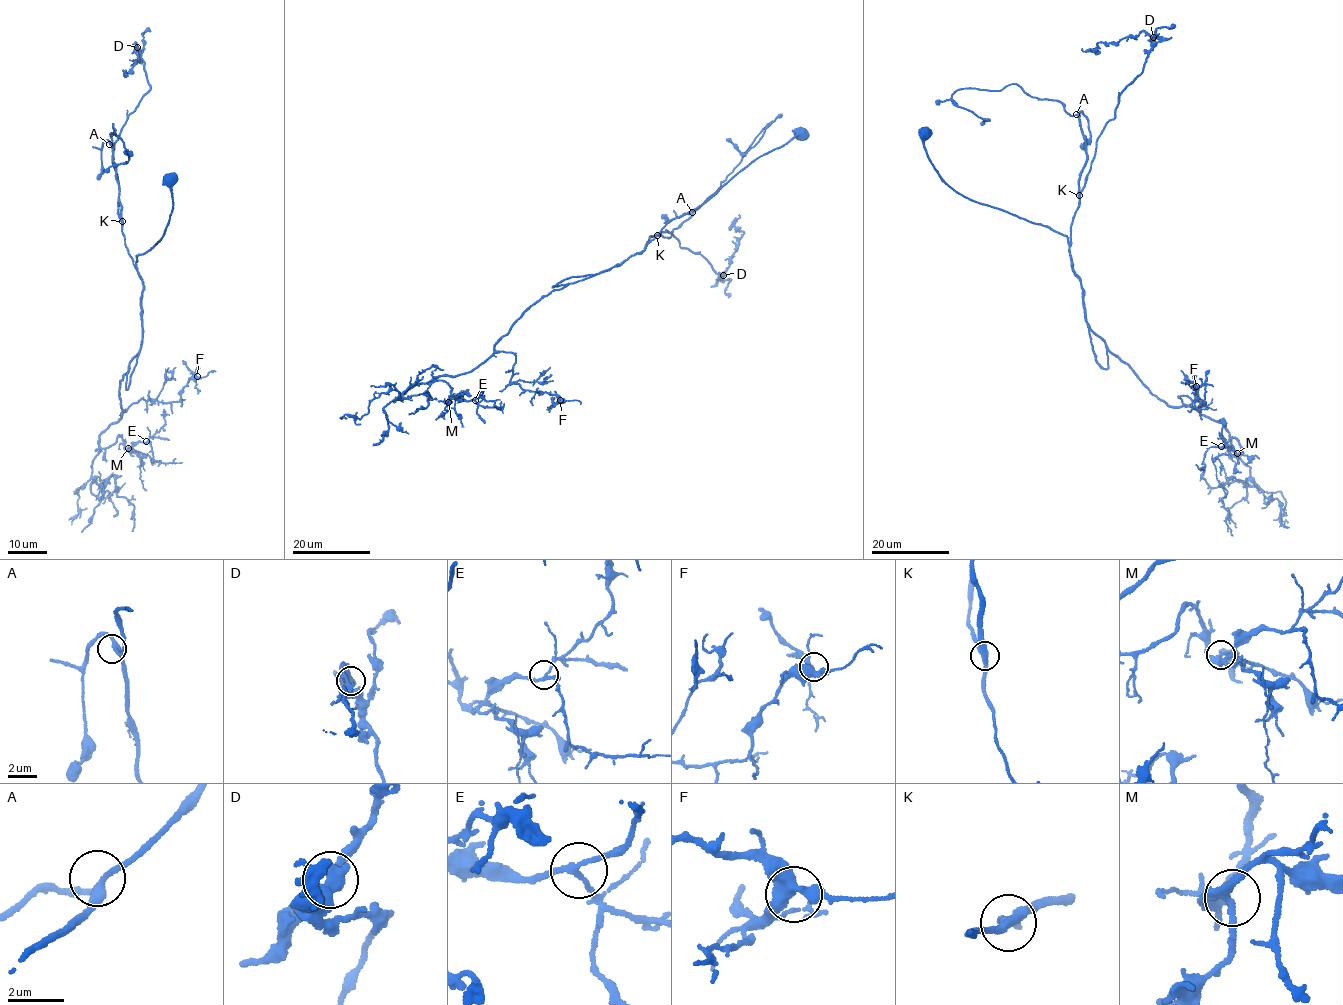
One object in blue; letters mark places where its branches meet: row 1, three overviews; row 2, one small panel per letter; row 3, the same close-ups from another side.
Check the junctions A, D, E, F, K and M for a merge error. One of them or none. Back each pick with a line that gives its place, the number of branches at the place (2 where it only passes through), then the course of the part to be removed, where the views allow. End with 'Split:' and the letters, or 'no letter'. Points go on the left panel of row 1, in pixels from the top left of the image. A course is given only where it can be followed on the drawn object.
K: Place: (122, 221). Branches: 3. Course of the part to remove: (122, 221), (110, 144), (112, 124), (115, 135), (121, 138), (129, 157), (127, 162), (114, 164), (106, 172)
Split: K

